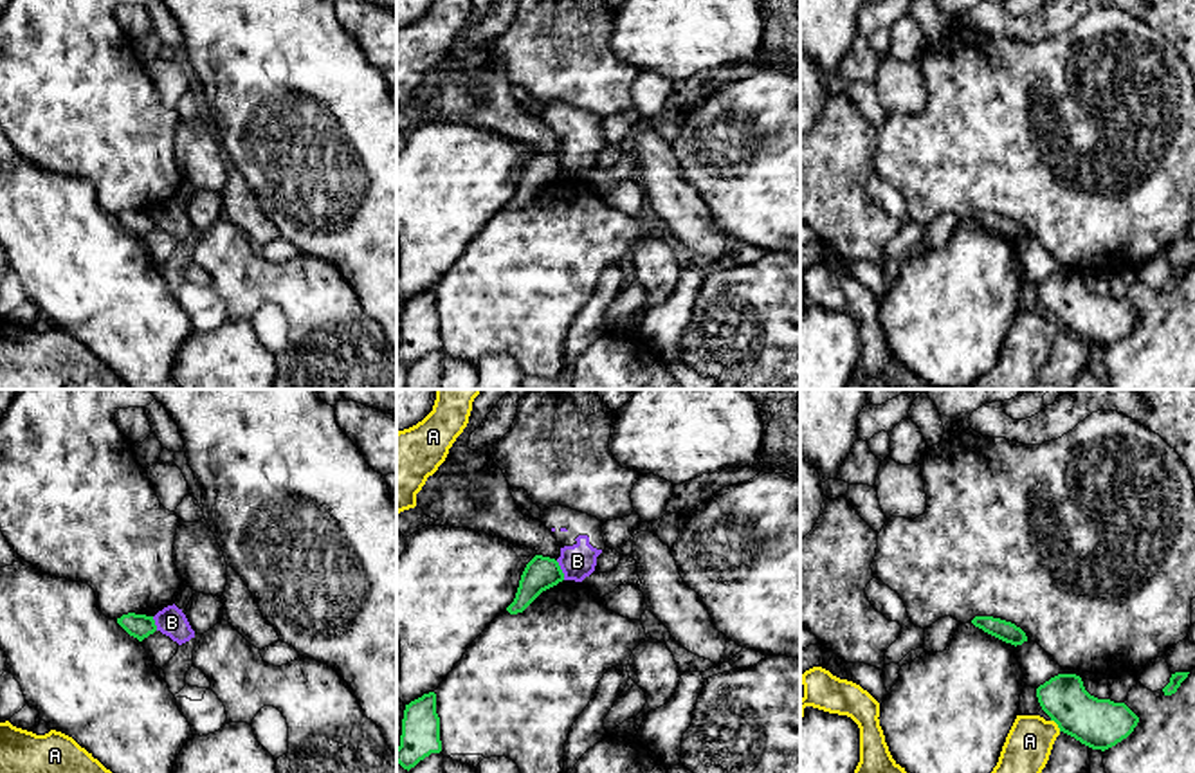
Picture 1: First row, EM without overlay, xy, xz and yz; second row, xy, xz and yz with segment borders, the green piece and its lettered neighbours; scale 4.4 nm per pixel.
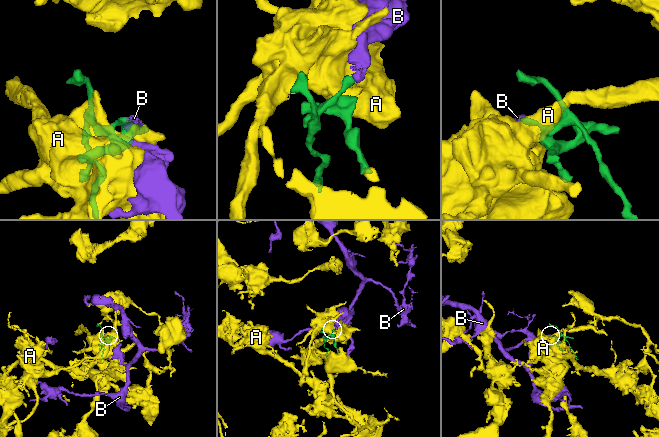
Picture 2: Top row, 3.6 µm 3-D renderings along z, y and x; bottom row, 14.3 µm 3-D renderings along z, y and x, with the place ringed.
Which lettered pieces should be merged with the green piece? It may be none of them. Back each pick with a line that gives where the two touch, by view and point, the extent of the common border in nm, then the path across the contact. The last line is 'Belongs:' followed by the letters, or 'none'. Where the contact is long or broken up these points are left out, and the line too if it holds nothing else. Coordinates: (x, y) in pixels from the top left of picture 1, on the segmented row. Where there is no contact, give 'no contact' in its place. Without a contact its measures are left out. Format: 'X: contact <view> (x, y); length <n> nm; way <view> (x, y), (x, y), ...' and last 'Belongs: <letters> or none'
Belongs: none

